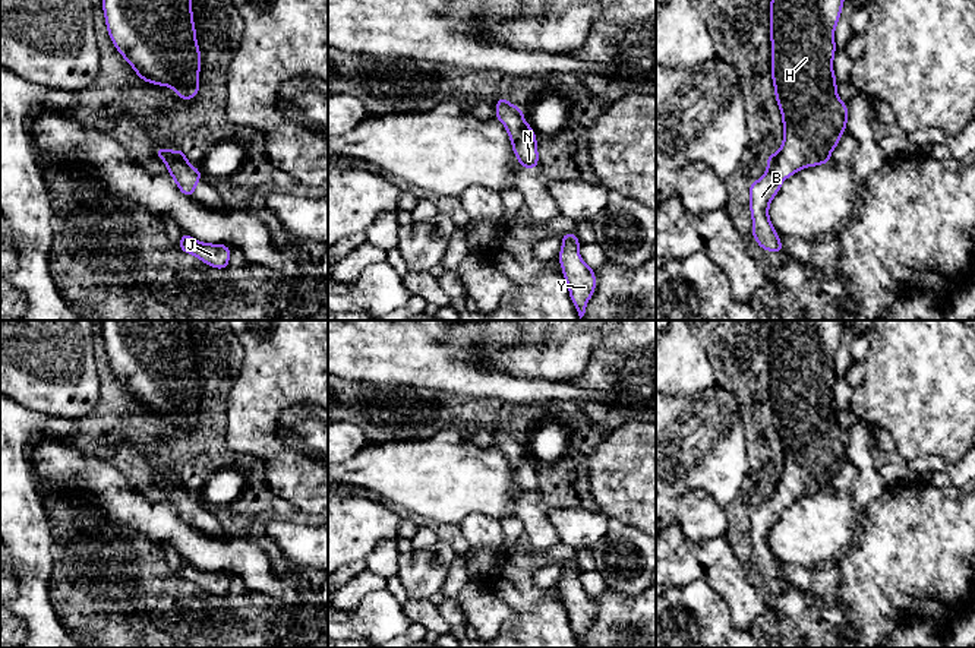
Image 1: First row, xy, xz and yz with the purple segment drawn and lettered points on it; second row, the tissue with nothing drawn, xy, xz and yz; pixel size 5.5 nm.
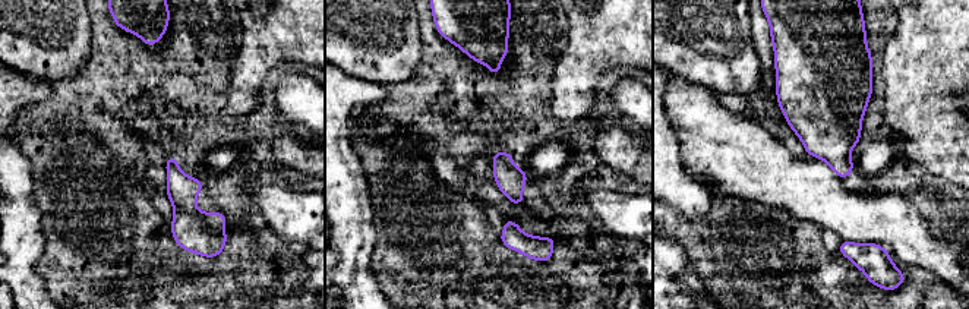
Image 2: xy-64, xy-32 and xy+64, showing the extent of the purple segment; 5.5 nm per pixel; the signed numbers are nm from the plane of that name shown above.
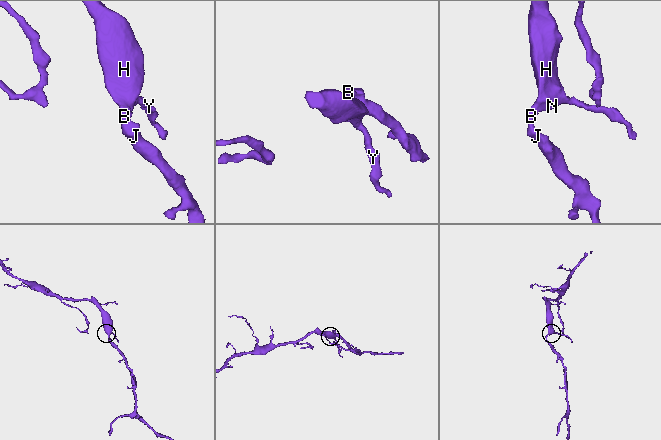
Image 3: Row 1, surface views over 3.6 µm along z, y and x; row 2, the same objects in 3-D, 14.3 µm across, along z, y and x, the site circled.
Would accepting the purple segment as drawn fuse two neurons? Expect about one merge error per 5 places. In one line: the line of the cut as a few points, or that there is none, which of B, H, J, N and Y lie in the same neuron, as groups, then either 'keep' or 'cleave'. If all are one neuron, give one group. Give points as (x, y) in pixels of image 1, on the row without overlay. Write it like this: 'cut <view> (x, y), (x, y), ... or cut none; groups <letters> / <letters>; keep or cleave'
cut none; groups B H J N Y; keep

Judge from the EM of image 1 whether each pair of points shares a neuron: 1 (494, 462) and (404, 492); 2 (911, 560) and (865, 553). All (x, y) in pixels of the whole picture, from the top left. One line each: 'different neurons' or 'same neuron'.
1: same neuron
2: same neuron

